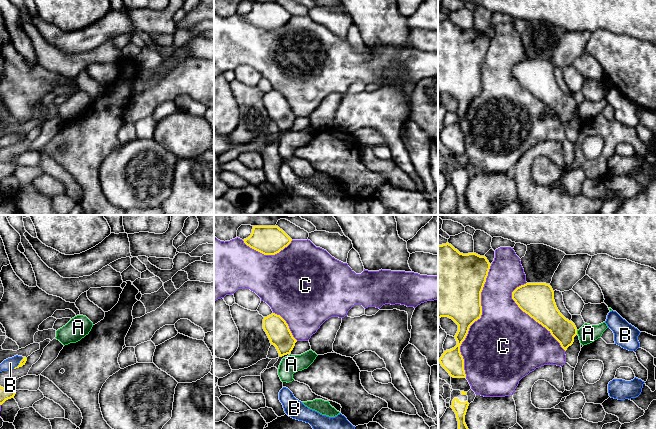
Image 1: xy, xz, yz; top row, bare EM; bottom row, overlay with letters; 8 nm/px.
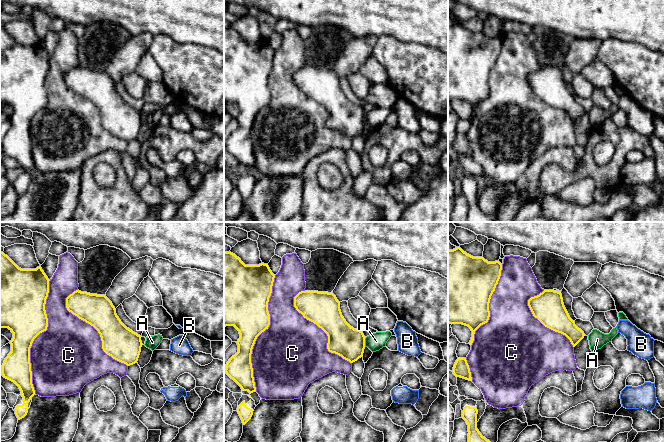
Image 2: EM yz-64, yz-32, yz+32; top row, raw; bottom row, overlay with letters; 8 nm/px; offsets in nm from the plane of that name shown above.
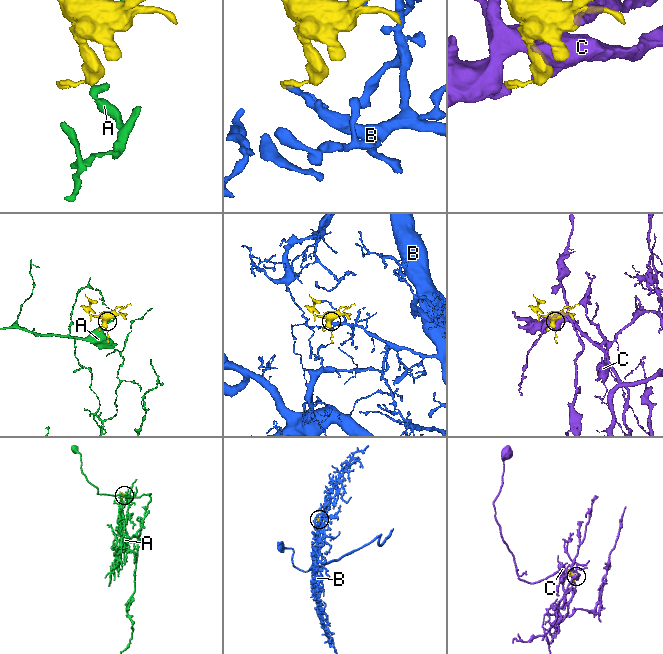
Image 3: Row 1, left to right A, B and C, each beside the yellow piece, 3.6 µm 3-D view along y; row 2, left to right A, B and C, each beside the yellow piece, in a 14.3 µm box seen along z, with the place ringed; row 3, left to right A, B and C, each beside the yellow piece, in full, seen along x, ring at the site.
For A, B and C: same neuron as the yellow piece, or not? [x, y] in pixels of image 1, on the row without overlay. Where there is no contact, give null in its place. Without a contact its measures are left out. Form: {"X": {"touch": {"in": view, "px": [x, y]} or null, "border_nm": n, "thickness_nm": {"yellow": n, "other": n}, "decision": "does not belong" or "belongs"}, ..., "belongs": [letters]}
{"A": {"touch": {"in": "yz", "px": [576, 108]}, "border_nm": 30, "thickness_nm": {"yellow": 190, "other": 150}, "decision": "does not belong"}, "B": {"touch": {"in": "xy", "px": [19, 139]}, "border_nm": 130, "thickness_nm": {"yellow": 50, "other": 90}, "decision": "does not belong"}, "C": {"touch": {"in": "yz", "px": [476, 96]}, "border_nm": 950, "thickness_nm": {"yellow": 380, "other": 500}, "decision": "does not belong"}, "belongs": []}

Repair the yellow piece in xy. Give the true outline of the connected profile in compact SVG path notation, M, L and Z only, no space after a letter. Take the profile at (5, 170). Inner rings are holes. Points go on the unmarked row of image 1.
M0 162L0 181L2 181L6 176L14 174L16 166L6 166Z

